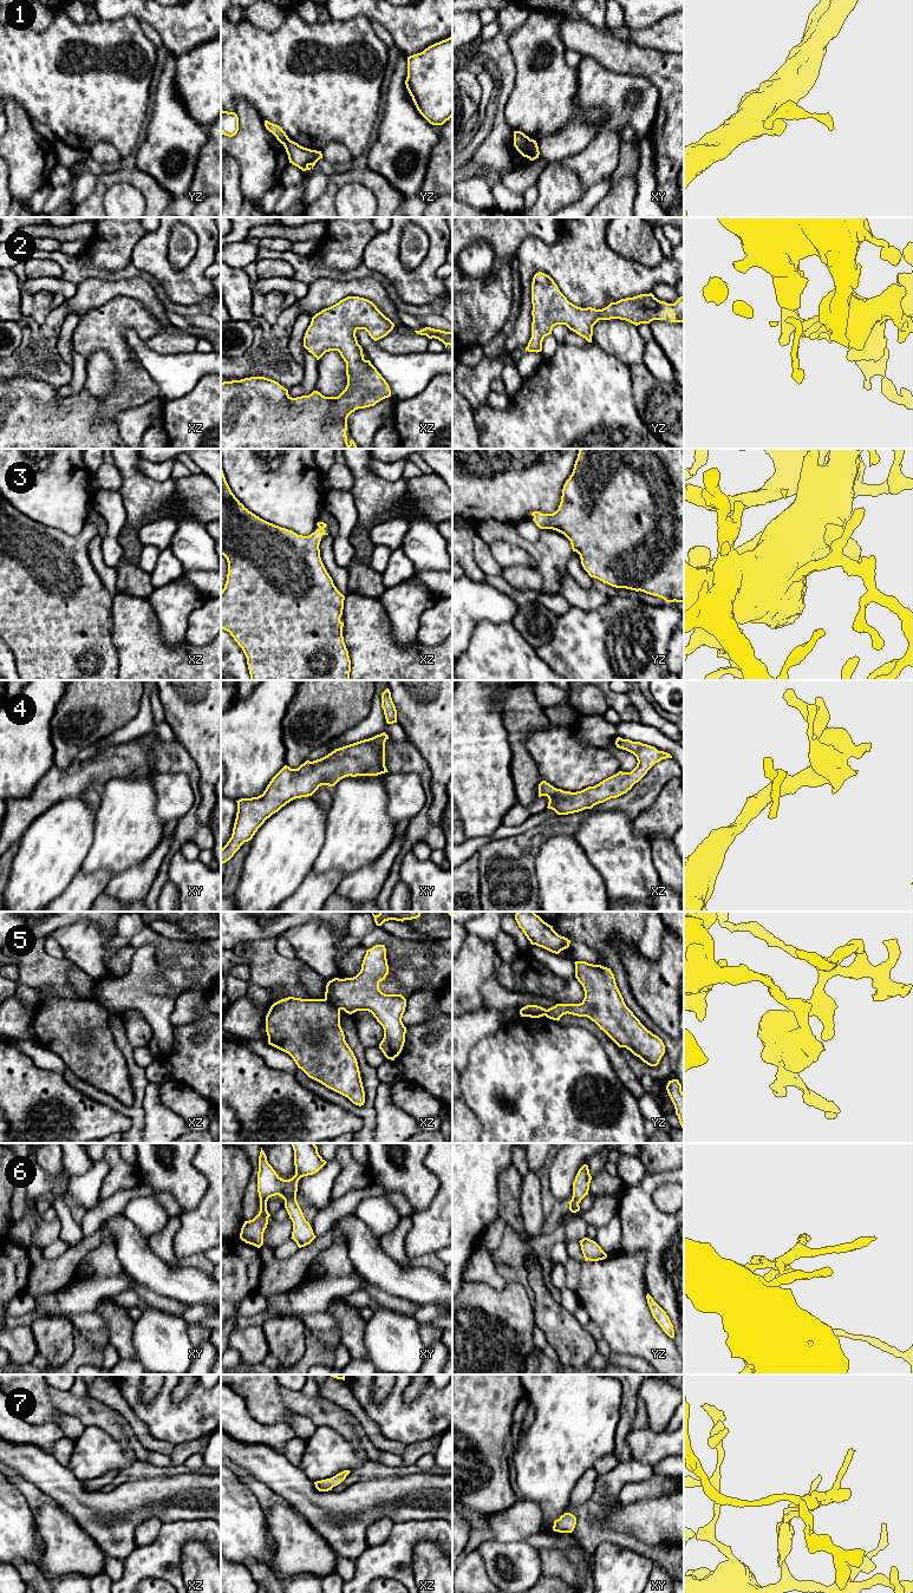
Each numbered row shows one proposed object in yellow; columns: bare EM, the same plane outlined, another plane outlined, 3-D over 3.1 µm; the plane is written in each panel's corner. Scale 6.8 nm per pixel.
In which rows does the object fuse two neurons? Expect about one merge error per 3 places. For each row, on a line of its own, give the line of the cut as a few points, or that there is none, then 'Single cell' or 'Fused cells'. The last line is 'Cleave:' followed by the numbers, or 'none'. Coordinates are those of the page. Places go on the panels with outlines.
1: Split along xy (530, 139), (516, 148). Fused cells
2: No split. Single cell
3: No split. Single cell
4: No split. Single cell
5: Split along xz (325, 998), (339, 1010). Fused cells
6: No split. Single cell
7: No split. Single cell
Cleave: 1, 5

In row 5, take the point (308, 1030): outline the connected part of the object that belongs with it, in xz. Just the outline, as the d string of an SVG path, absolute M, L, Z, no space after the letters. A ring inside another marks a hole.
M288 997L274 1003L266 1016L268 1044L288 1053L309 1078L364 1105L365 1091L357 1058L345 1040L340 1010L326 999Z

